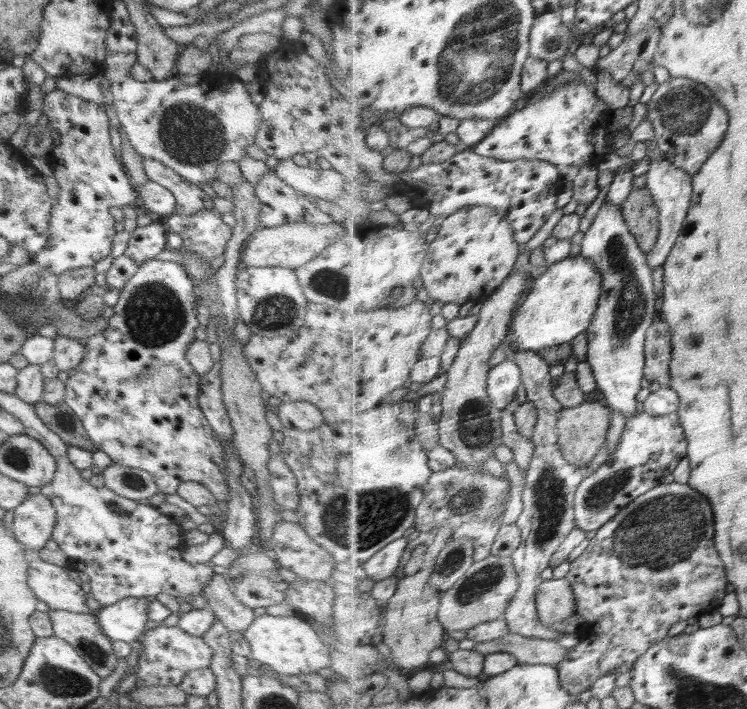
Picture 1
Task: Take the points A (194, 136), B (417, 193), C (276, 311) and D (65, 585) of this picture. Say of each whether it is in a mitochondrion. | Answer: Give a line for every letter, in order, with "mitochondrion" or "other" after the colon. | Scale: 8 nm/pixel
A: mitochondrion
B: other
C: mitochondrion
D: other

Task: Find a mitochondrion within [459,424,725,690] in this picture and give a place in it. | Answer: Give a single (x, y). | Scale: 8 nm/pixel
(658, 536)

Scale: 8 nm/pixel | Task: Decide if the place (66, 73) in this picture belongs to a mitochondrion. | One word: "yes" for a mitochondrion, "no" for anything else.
no

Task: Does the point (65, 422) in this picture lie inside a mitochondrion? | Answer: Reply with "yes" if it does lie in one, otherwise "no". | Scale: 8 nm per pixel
yes

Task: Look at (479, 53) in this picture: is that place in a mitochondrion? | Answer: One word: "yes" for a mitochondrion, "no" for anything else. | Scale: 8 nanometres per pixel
yes

